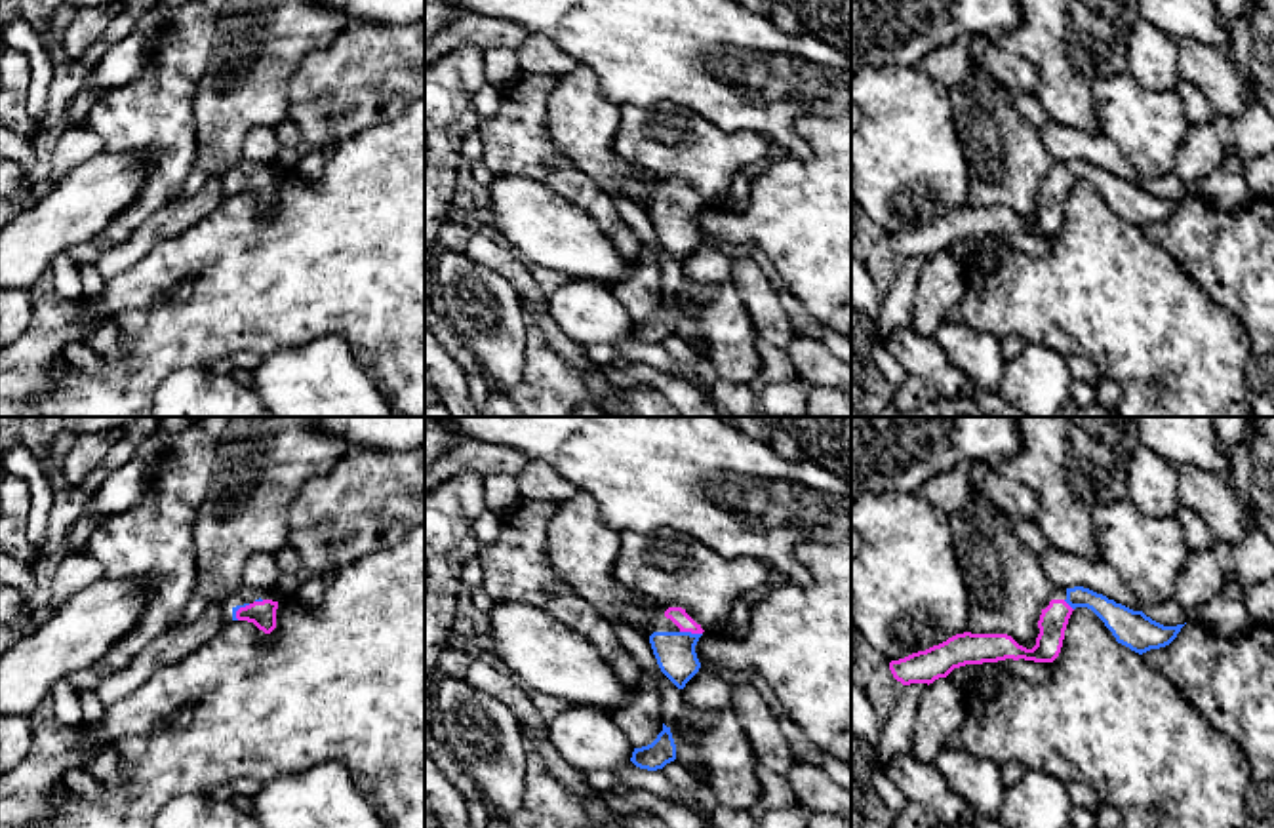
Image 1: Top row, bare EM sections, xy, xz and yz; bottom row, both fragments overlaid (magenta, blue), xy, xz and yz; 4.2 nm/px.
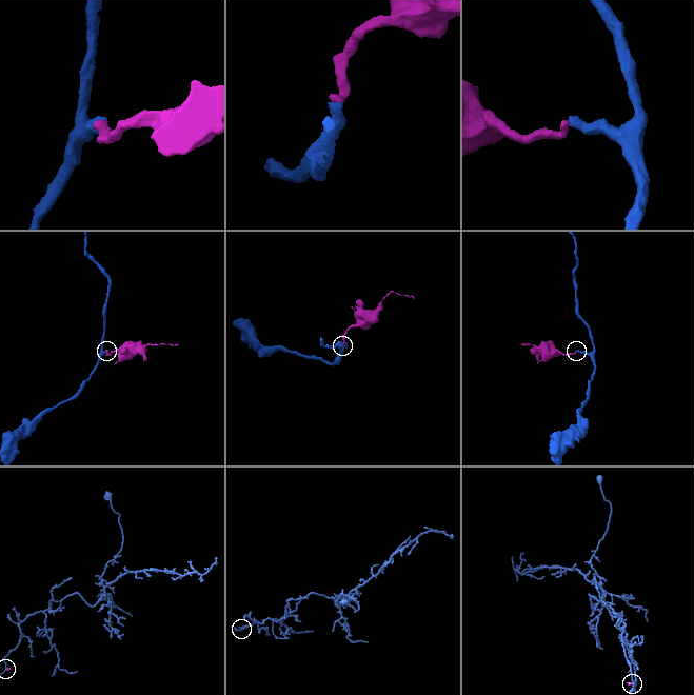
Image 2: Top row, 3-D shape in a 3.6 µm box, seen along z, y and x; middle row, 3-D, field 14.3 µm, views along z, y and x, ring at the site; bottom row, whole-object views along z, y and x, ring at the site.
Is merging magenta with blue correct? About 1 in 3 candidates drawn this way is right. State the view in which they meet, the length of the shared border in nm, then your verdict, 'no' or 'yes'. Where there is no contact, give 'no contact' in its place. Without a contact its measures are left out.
meets magenta in xz; contact 100 nm long; yes

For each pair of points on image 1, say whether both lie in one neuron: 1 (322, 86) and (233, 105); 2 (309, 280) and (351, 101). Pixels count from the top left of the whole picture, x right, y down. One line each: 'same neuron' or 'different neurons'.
1: different neurons
2: different neurons

